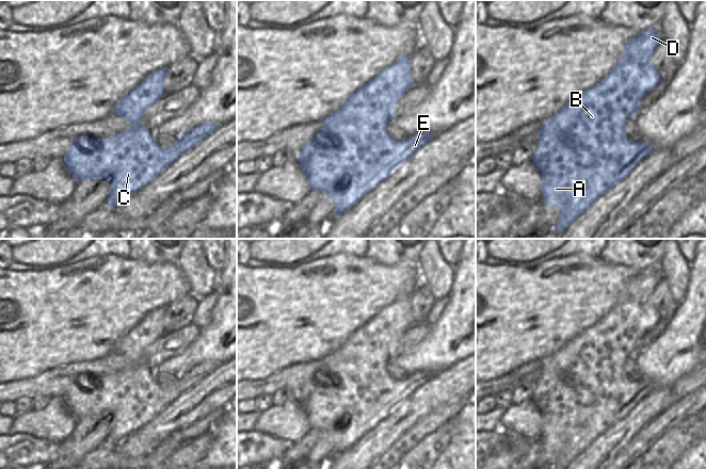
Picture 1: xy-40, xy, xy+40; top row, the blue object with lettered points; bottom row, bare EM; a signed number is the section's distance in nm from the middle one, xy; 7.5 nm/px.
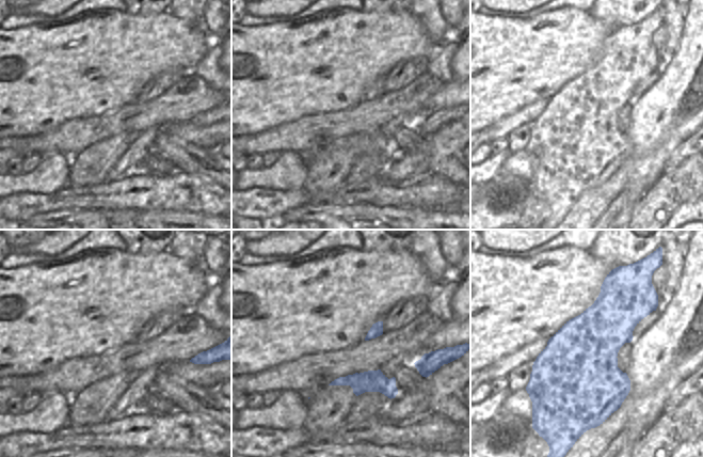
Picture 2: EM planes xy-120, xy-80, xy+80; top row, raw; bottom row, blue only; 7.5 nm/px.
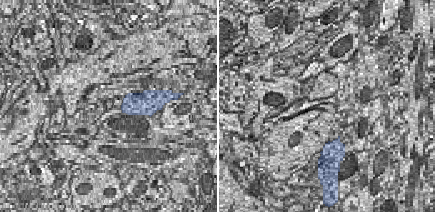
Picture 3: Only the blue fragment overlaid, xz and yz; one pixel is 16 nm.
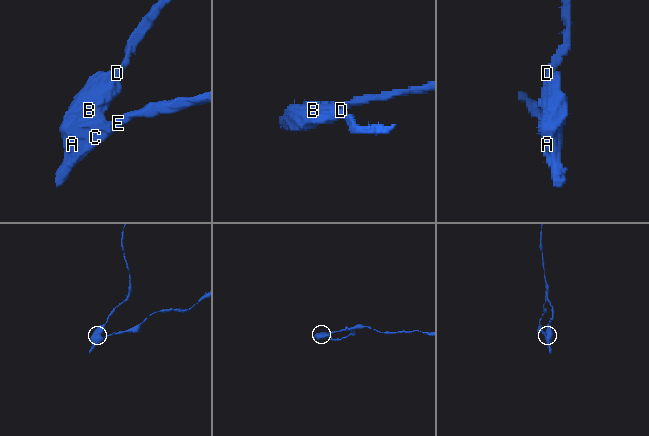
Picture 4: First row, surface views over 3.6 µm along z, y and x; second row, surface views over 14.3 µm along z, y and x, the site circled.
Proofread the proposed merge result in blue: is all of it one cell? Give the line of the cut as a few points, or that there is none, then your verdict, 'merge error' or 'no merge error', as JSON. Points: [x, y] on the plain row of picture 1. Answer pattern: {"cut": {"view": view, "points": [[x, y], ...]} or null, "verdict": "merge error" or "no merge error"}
{"cut": {"view": "xy+40", "points": [[624, 366], [568, 391], [557, 378], [535, 403]]}, "verdict": "merge error"}

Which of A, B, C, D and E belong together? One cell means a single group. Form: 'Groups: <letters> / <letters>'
Groups: A C E / B D.

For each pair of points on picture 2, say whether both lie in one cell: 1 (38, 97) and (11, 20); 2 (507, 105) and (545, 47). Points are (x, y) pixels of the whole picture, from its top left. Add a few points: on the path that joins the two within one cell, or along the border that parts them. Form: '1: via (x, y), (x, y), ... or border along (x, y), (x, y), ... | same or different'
1: border along (37, 22), (11, 30) | different
2: via (511, 91), (522, 80), (522, 72), (531, 61) | same

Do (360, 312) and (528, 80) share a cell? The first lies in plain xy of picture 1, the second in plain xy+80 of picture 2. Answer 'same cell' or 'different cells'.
same cell

